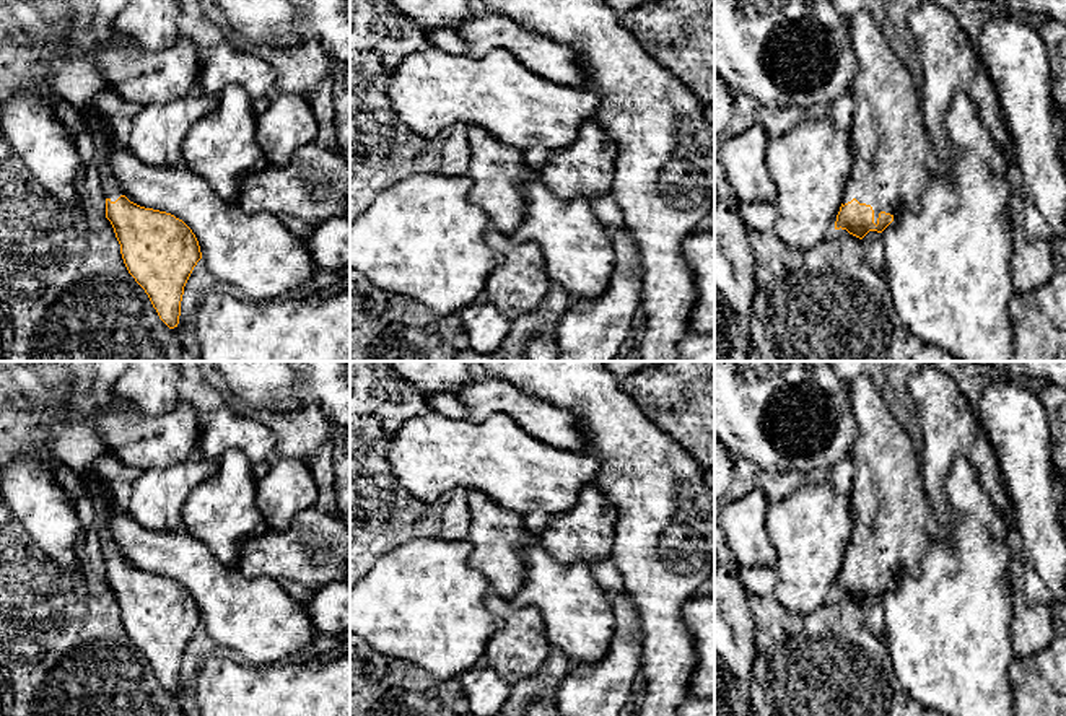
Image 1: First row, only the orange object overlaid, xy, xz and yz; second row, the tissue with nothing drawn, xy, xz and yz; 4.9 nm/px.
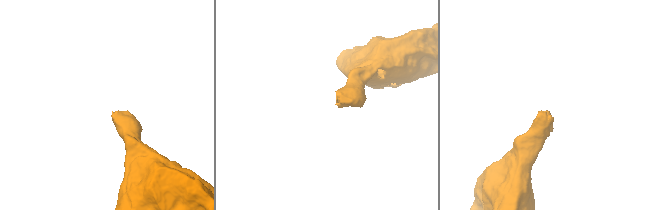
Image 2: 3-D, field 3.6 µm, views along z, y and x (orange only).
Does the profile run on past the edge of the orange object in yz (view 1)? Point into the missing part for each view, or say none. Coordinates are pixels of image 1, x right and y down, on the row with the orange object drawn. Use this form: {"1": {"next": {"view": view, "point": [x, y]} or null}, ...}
{"1": {"next": {"view": "yz", "point": [892, 161]}}}

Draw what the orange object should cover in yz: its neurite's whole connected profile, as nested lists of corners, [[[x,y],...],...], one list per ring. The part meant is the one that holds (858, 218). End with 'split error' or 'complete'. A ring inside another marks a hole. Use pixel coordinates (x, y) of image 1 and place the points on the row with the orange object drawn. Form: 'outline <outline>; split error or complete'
outline [[[861,8],[845,24],[858,65],[851,91],[854,106],[850,130],[854,151],[835,229],[846,229],[863,239],[869,231],[882,233],[893,221],[900,205],[911,212],[920,210],[926,184],[934,171],[934,159],[915,78],[897,59],[880,23],[867,8]]]; split error

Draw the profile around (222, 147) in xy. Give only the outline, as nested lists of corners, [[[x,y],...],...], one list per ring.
[[[226,86],[218,107],[197,120],[182,142],[182,164],[229,203],[238,203],[246,176],[269,166],[257,143],[252,101],[242,86]]]

